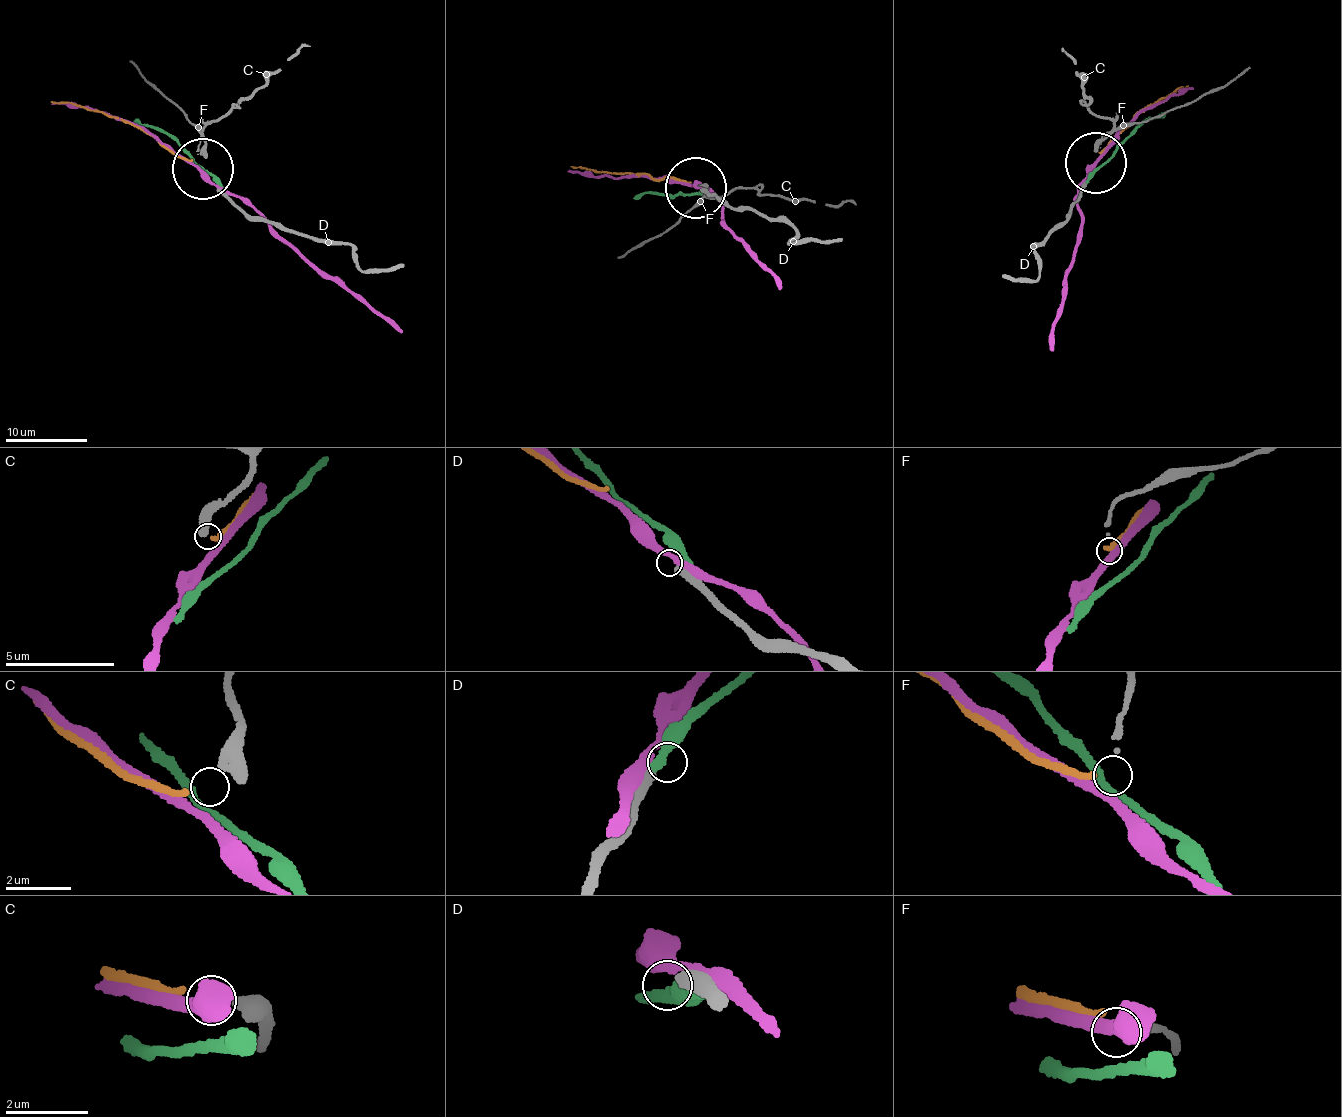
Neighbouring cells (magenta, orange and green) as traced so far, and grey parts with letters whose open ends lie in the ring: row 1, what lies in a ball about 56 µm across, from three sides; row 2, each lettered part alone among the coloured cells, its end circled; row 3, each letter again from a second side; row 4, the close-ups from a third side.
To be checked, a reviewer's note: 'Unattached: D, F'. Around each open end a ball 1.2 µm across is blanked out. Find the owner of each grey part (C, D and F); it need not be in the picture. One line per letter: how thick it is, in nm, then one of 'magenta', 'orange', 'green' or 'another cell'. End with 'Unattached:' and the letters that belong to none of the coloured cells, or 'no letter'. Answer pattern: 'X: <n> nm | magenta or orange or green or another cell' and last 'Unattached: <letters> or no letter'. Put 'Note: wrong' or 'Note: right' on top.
Note: right
C: 550 nm | orange
D: 380 nm | another cell
F: 160 nm | another cell
Unattached: D, F

